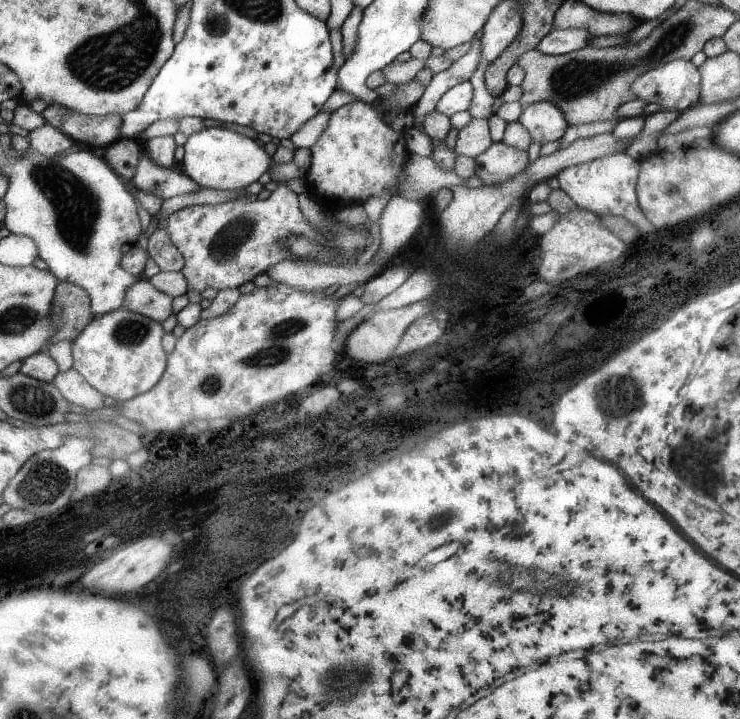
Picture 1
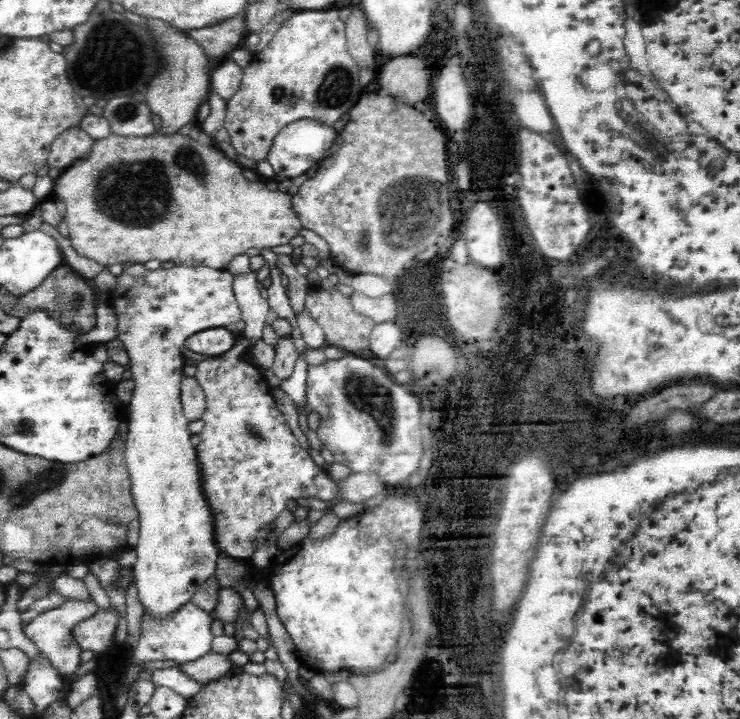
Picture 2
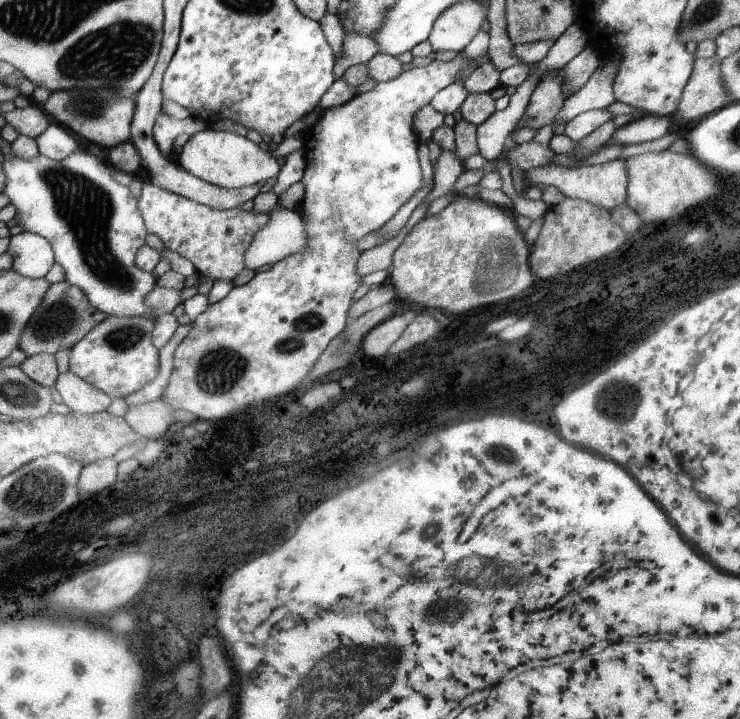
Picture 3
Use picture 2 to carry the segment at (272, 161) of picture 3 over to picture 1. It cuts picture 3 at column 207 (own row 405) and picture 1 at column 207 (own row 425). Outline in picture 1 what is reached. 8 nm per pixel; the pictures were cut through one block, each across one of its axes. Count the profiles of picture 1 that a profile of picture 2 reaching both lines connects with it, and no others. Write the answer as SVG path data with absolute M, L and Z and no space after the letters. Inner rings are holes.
M222 126L205 128L194 132L183 145L185 154L182 160L185 175L197 182L201 188L216 190L240 190L249 187L258 178L268 173L272 166L272 158L268 152L256 142Z

